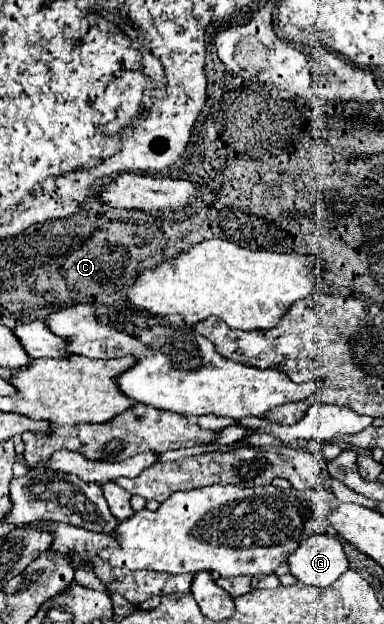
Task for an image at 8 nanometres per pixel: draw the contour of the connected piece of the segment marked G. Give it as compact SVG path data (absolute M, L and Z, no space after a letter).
M319 534L307 538L287 560L289 572L303 584L329 586L347 568L349 560L345 550L333 534Z

